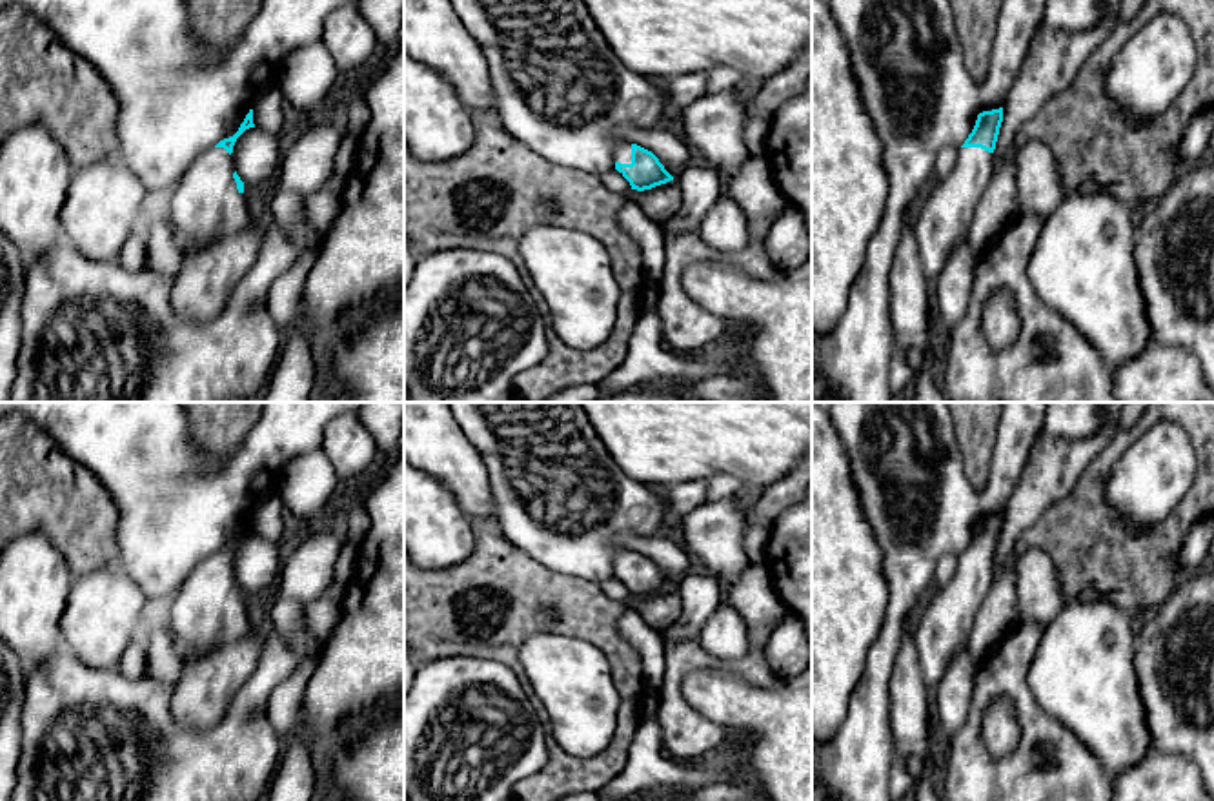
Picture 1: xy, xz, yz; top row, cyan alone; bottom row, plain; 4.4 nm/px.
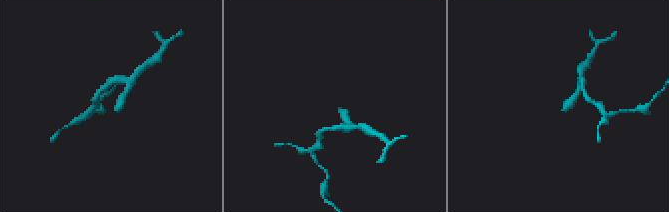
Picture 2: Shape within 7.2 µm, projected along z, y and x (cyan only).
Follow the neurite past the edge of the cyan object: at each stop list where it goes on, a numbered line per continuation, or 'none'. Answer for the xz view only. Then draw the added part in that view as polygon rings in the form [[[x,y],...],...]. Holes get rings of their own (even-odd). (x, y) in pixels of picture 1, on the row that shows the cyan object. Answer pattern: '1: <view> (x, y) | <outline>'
1: xz (623, 153) | [[[622,142],[622,144],[615,149],[615,162],[632,164],[632,144],[630,144],[630,142]]]

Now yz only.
1: yz (945, 219) | [[[959,147],[954,171],[937,182],[914,226],[925,279],[937,279],[952,251],[966,240],[977,202],[994,173],[992,153]]]

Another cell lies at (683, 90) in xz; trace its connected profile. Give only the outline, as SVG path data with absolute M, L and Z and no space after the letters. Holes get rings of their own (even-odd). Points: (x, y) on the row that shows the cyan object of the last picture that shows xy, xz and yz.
M693 71L672 76L664 82L672 115L681 113L706 93L706 76L708 73L704 71Z

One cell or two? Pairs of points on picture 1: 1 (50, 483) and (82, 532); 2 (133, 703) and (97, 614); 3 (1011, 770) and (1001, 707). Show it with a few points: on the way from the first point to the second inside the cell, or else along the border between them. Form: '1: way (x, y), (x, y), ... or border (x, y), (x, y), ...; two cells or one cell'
1: way (59, 496), (80, 519); one cell
2: border (75, 656), (93, 667), (117, 669); two cells
3: border (1016, 710), (1018, 743), (1009, 752), (994, 758); two cells

